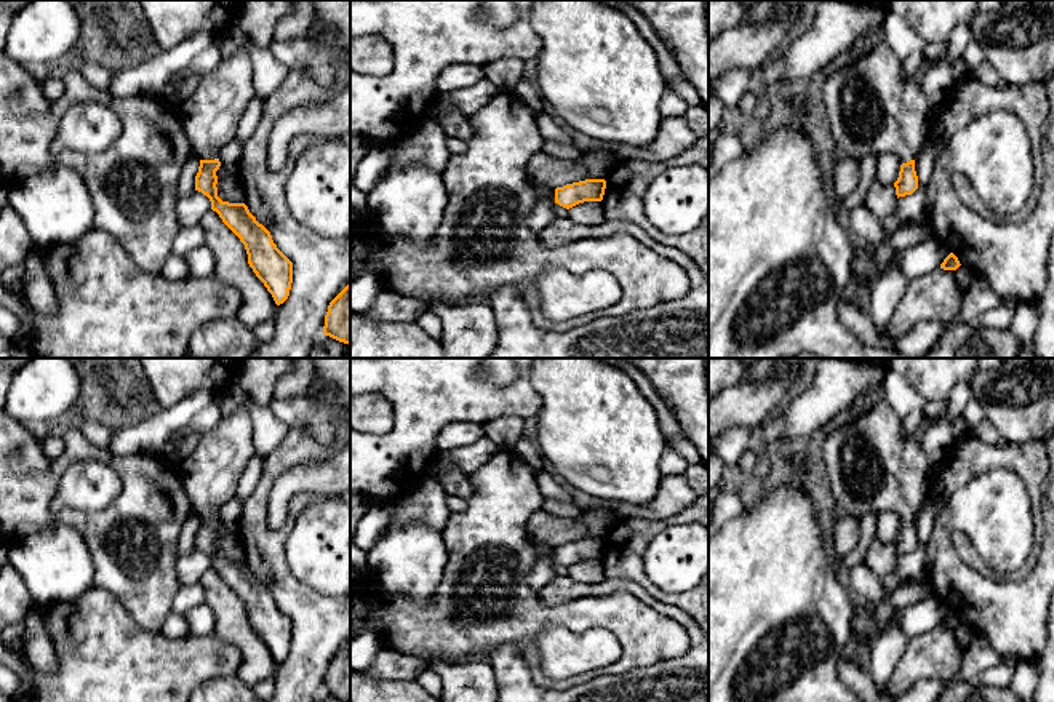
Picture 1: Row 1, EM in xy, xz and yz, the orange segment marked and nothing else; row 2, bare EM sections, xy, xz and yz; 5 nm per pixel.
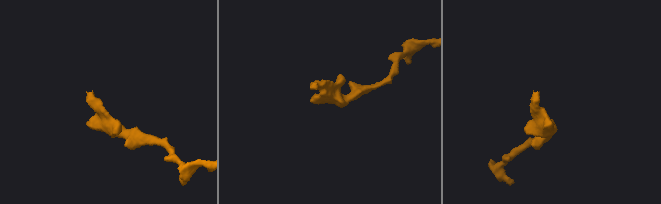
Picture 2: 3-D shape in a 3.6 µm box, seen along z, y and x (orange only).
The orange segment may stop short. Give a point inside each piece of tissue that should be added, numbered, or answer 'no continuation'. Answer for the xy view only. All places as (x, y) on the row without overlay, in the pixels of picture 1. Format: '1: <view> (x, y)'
1: xy (211, 474)

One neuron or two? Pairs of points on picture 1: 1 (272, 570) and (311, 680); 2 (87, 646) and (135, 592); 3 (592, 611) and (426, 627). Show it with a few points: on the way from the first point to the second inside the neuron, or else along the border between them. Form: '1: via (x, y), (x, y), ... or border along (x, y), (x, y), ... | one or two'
1: via (295, 597), (311, 613), (311, 653) | one
2: border along (93, 586), (107, 590), (141, 626), (152, 630) | two
3: via (550, 616), (515, 616), (506, 622), (467, 626) | one

